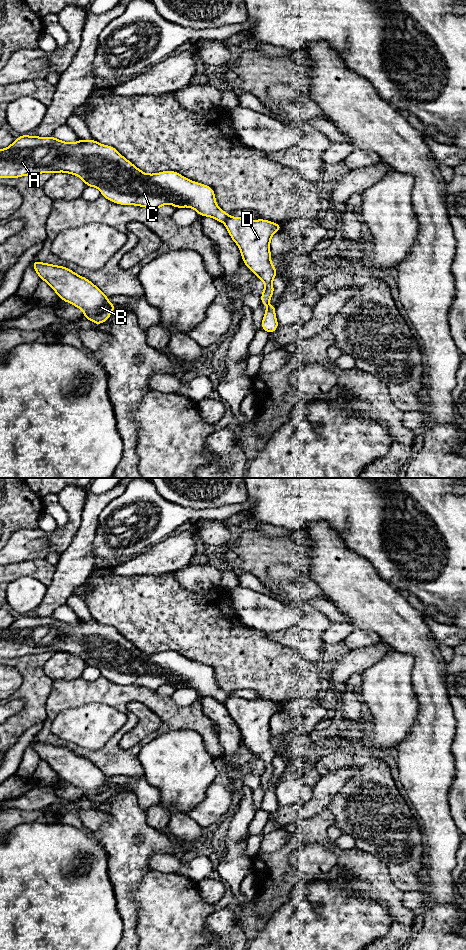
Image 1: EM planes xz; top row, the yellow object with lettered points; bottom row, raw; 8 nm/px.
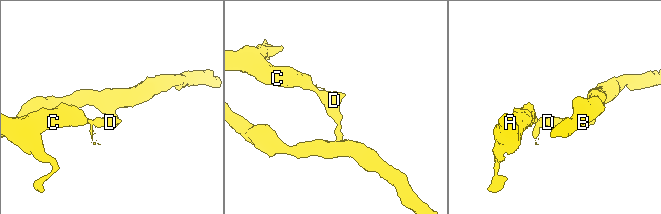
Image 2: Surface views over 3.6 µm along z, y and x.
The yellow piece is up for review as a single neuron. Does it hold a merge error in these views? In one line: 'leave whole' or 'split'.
split

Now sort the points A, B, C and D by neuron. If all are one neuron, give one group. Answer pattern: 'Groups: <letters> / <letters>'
Groups: A C / B D

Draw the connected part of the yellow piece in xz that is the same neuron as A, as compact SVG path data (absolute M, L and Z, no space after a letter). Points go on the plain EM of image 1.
M21 615L9 627L0 629L0 657L18 658L25 655L42 654L44 652L67 652L80 657L87 666L97 667L102 676L121 685L138 685L157 690L164 684L172 684L177 689L191 687L199 696L212 697L220 702L225 702L228 693L222 691L216 684L214 670L200 663L191 661L175 651L163 651L156 654L146 654L125 639L115 628L98 623L94 619L90 621L77 620L76 623L68 623L51 617L32 617Z

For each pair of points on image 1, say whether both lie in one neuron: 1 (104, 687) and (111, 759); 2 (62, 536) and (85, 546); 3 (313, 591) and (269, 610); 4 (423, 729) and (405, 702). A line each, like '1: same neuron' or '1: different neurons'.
1: same neuron
2: different neurons
3: different neurons
4: different neurons

